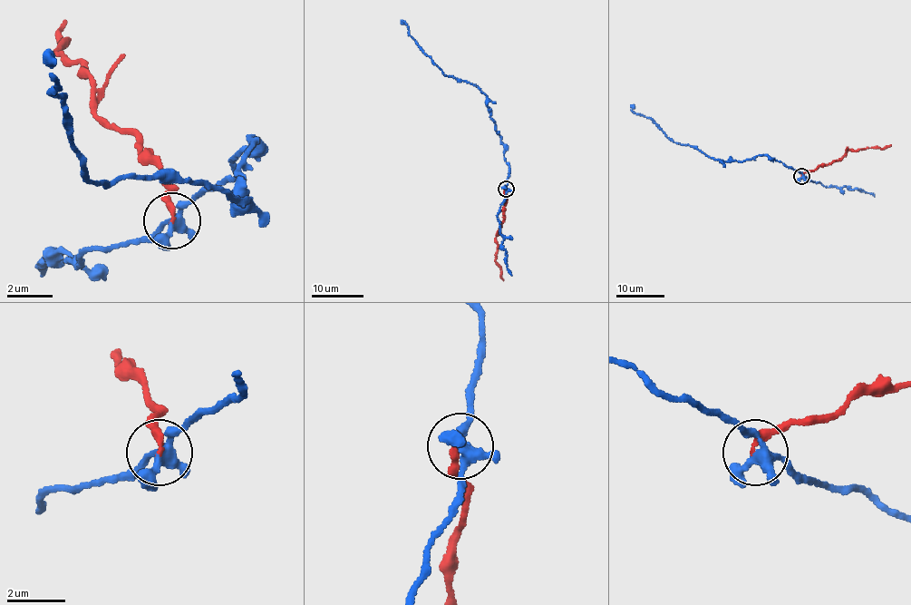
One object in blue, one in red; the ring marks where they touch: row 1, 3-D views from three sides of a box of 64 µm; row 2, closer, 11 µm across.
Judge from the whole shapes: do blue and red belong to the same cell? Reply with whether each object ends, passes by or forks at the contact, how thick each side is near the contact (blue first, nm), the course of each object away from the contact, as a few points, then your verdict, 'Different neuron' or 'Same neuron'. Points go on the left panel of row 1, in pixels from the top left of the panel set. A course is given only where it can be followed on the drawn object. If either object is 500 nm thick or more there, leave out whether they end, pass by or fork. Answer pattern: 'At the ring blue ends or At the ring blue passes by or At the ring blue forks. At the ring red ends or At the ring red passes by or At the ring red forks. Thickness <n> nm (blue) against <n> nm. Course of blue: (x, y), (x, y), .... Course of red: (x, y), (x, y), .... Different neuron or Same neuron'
At the ring blue forks. At the ring red ends. Thickness 300 nm (blue) against 220 nm. Course of blue: (171, 222), (221, 185), (251, 140), (233, 192), (246, 203), (200, 183), (123, 177), (101, 187), (43, 49). Course of red: (171, 222), (154, 162), (132, 134), (107, 121), (90, 77), (52, 51), (65, 45), (54, 40), (63, 18). Different neuron

